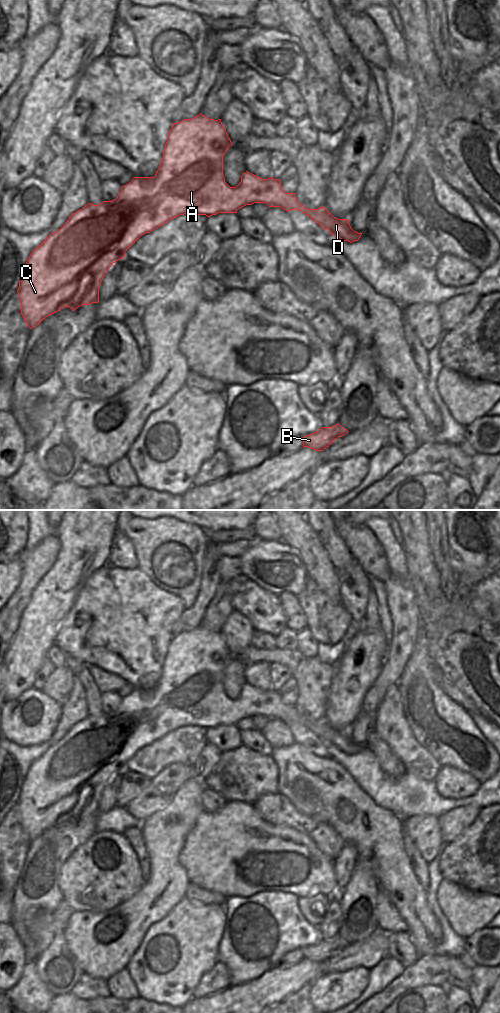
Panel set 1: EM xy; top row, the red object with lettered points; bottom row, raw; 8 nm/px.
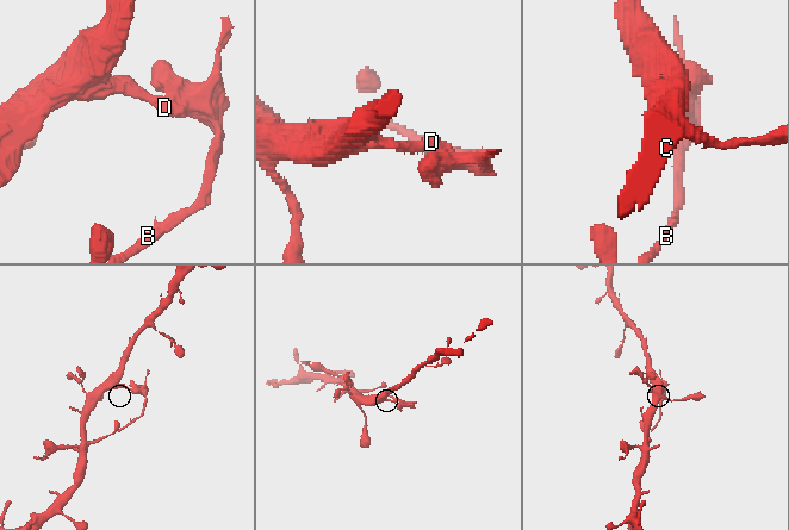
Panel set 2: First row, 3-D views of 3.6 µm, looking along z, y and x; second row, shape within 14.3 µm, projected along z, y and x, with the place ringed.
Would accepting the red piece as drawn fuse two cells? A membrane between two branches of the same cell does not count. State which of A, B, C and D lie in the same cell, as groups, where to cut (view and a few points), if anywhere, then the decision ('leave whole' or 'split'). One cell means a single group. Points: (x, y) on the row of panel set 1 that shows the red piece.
groups A C / B D; cut xy (301, 205), (297, 209); split

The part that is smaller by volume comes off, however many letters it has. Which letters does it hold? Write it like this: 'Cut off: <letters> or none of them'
Cut off: B, D

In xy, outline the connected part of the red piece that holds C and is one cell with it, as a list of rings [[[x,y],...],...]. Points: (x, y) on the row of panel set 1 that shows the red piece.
[[[201,113],[192,119],[184,119],[178,123],[173,123],[173,126],[169,132],[165,148],[163,150],[163,158],[161,164],[154,177],[134,177],[130,183],[121,187],[121,192],[116,199],[112,201],[103,201],[98,205],[88,203],[82,209],[73,213],[67,222],[56,232],[51,233],[36,249],[34,249],[26,264],[23,267],[23,272],[21,274],[21,280],[19,282],[19,288],[17,290],[19,298],[21,300],[21,314],[27,324],[27,326],[32,329],[39,325],[46,317],[60,311],[64,307],[70,307],[72,311],[77,309],[82,305],[90,305],[92,303],[99,302],[99,288],[101,282],[109,270],[109,268],[118,260],[125,257],[125,252],[144,234],[150,233],[154,229],[164,225],[170,219],[174,219],[180,215],[186,213],[196,213],[198,215],[206,215],[210,217],[218,213],[237,213],[237,210],[246,206],[252,205],[254,203],[266,203],[269,207],[280,207],[284,210],[292,211],[294,209],[300,209],[301,204],[297,200],[295,193],[286,193],[279,179],[274,179],[272,177],[268,179],[262,179],[248,171],[243,173],[241,176],[241,182],[236,187],[230,187],[223,176],[223,156],[225,152],[232,146],[232,142],[221,122],[221,119],[214,120],[210,119]]]

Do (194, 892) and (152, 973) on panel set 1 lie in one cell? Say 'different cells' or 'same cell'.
different cells

